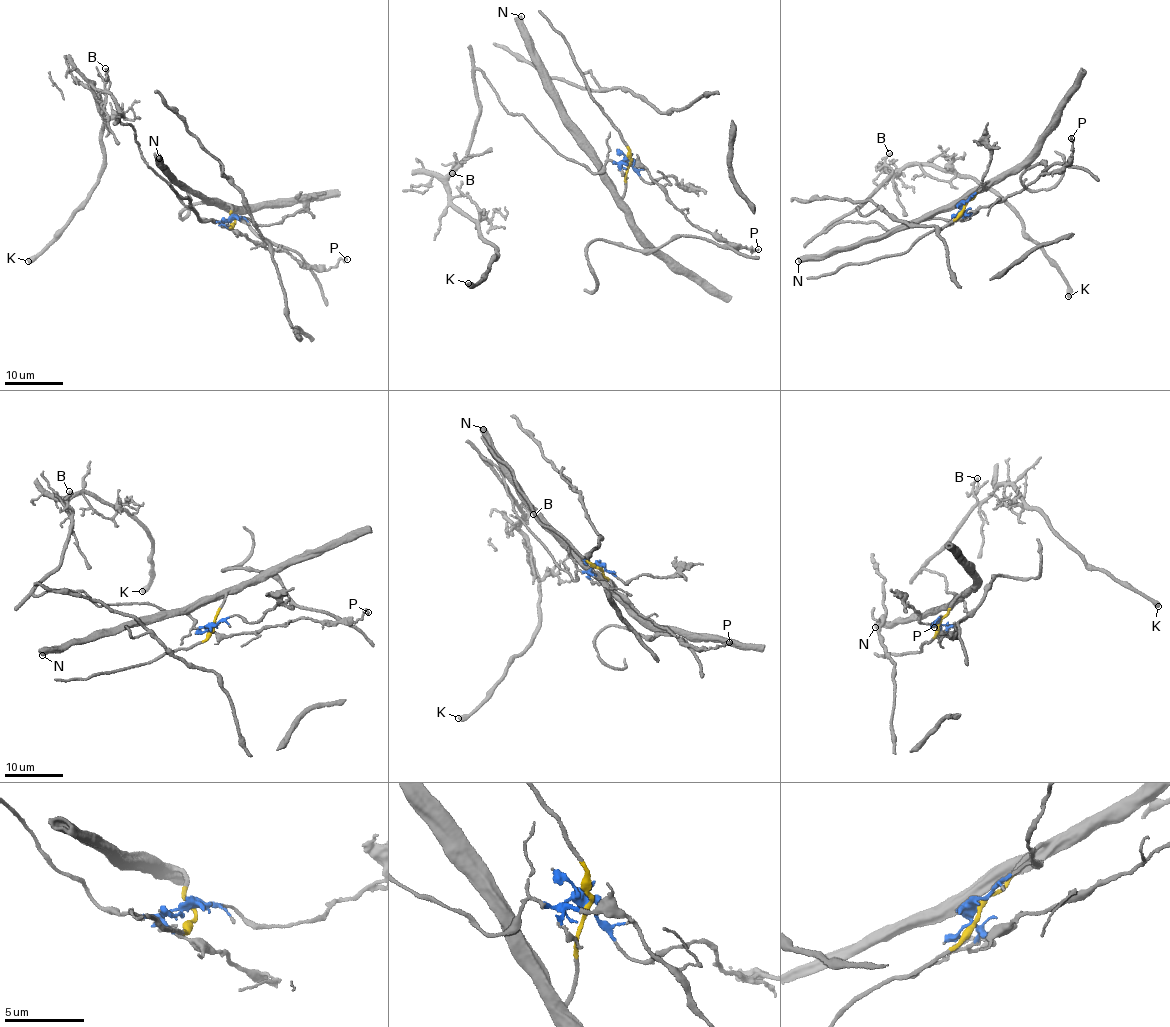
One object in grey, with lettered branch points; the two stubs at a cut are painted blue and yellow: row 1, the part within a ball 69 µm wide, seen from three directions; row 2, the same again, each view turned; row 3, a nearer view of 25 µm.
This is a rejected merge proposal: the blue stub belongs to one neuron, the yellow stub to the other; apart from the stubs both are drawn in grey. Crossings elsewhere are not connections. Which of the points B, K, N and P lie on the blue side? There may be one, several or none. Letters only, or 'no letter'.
B, K, P

